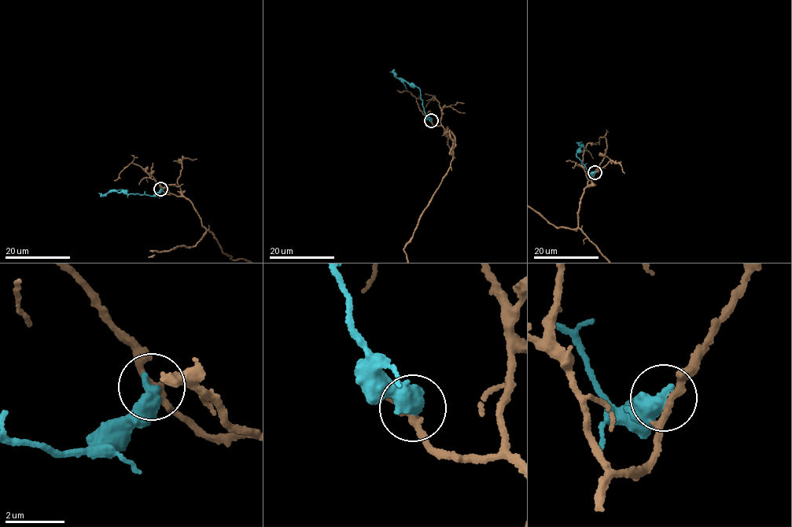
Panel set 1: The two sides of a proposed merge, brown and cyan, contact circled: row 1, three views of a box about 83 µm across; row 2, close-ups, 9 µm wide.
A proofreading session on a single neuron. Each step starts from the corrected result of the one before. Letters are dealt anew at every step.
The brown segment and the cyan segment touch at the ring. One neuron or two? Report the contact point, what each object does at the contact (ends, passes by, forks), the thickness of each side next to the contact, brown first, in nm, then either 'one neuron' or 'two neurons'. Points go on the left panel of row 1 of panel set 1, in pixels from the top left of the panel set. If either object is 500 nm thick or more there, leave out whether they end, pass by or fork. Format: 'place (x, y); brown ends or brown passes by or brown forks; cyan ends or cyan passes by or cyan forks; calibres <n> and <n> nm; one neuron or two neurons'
place (160, 189); calibres 240 and 550 nm; two neurons

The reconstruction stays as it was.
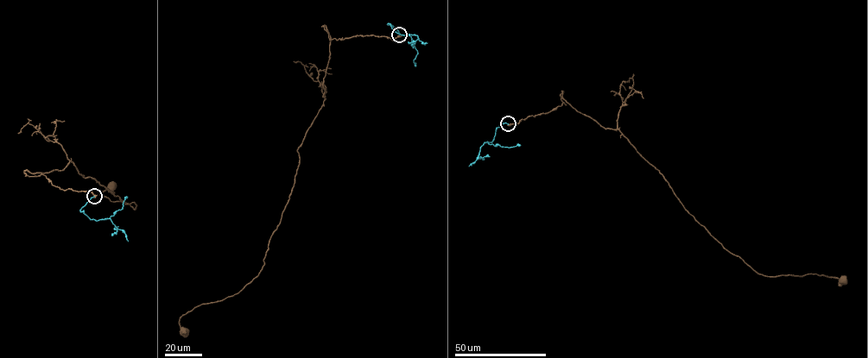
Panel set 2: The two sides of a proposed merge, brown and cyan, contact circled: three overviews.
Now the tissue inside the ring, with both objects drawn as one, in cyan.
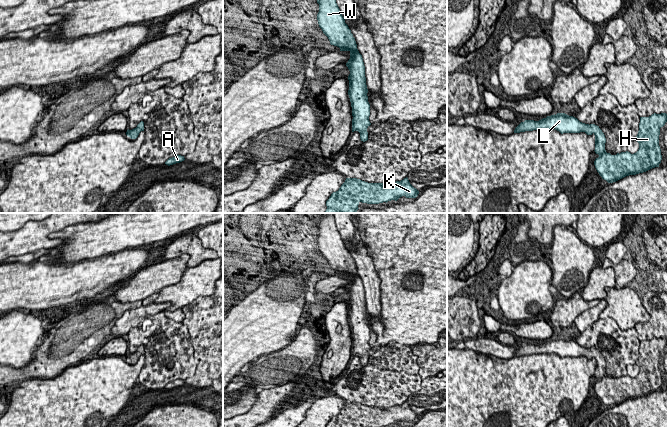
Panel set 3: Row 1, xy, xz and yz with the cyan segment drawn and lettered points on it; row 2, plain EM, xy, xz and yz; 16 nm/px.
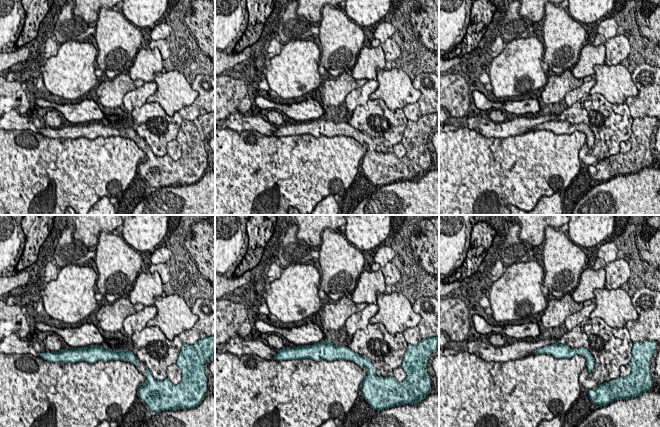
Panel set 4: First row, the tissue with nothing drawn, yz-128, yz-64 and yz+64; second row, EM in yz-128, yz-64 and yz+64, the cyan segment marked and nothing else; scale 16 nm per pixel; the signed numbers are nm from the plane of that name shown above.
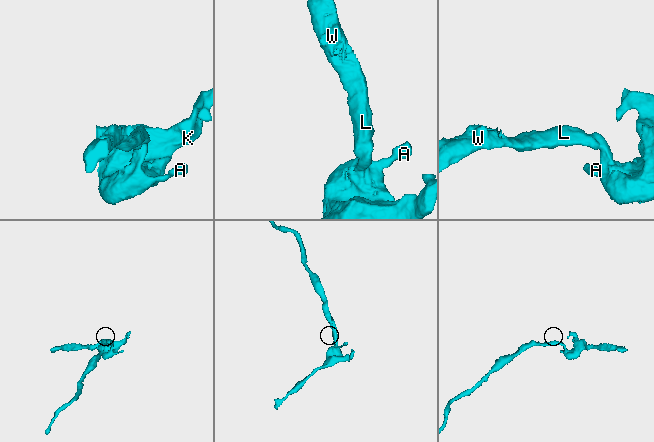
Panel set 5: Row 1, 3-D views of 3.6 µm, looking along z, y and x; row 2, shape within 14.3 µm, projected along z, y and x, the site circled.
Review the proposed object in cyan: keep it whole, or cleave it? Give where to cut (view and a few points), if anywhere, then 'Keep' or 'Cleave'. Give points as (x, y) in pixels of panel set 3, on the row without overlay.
No split. Keep

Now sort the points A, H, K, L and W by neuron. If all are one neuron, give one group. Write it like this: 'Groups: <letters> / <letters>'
Groups: A H K L W

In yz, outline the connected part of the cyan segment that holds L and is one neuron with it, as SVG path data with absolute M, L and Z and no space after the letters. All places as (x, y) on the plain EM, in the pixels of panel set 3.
M565 337L547 340L539 345L525 344L514 354L520 357L533 354L555 353L563 357L585 356L587 359L595 359L595 377L599 379L594 389L602 401L608 407L616 406L626 400L646 396L659 391L662 384L659 370L660 352L667 346L667 338L652 338L649 341L640 341L639 355L635 364L639 367L636 377L621 376L611 379L605 374L606 362L599 350L585 348L577 342Z

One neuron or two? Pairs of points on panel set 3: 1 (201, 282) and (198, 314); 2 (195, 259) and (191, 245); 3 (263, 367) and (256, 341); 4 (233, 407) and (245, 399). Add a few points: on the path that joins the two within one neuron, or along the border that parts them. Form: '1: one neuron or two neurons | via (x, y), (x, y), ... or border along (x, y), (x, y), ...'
1: two neurons | border along (212, 294), (198, 296), (190, 303), (181, 307)
2: one neuron | via (195, 256), (194, 248)
3: two neurons | border along (282, 348), (262, 354), (259, 357)
4: one neuron | via (236, 404), (242, 399)

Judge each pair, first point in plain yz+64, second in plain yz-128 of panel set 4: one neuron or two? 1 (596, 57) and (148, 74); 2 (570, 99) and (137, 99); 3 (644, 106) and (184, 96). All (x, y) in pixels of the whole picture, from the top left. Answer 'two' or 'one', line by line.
1: one
2: one
3: two

